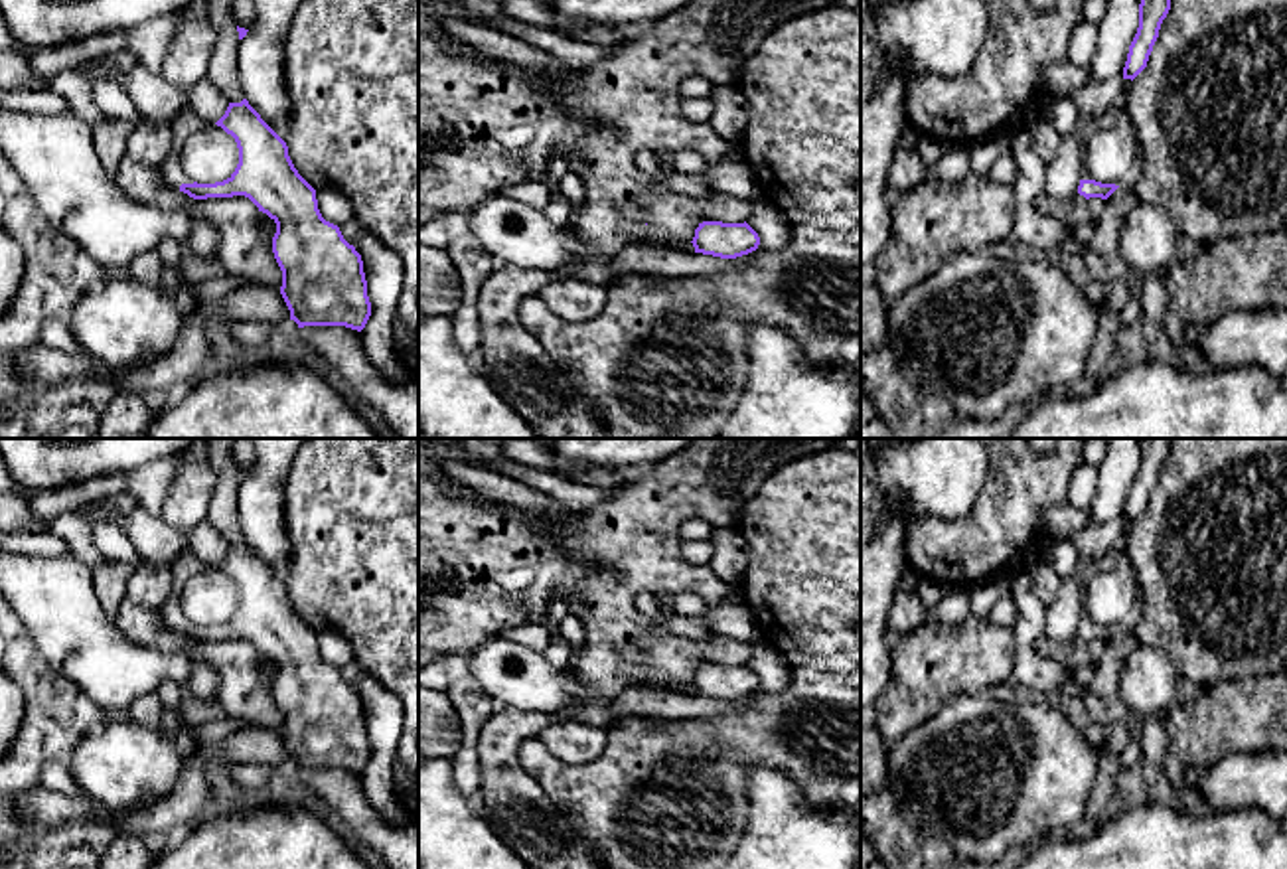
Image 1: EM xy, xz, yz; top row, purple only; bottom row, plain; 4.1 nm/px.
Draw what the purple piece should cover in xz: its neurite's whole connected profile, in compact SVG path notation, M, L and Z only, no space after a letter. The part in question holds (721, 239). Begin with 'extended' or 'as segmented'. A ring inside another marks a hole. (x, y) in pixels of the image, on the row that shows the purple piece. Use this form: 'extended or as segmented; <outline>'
as segmented; M703 221L693 237L695 253L736 259L758 249L758 233L744 223Z

